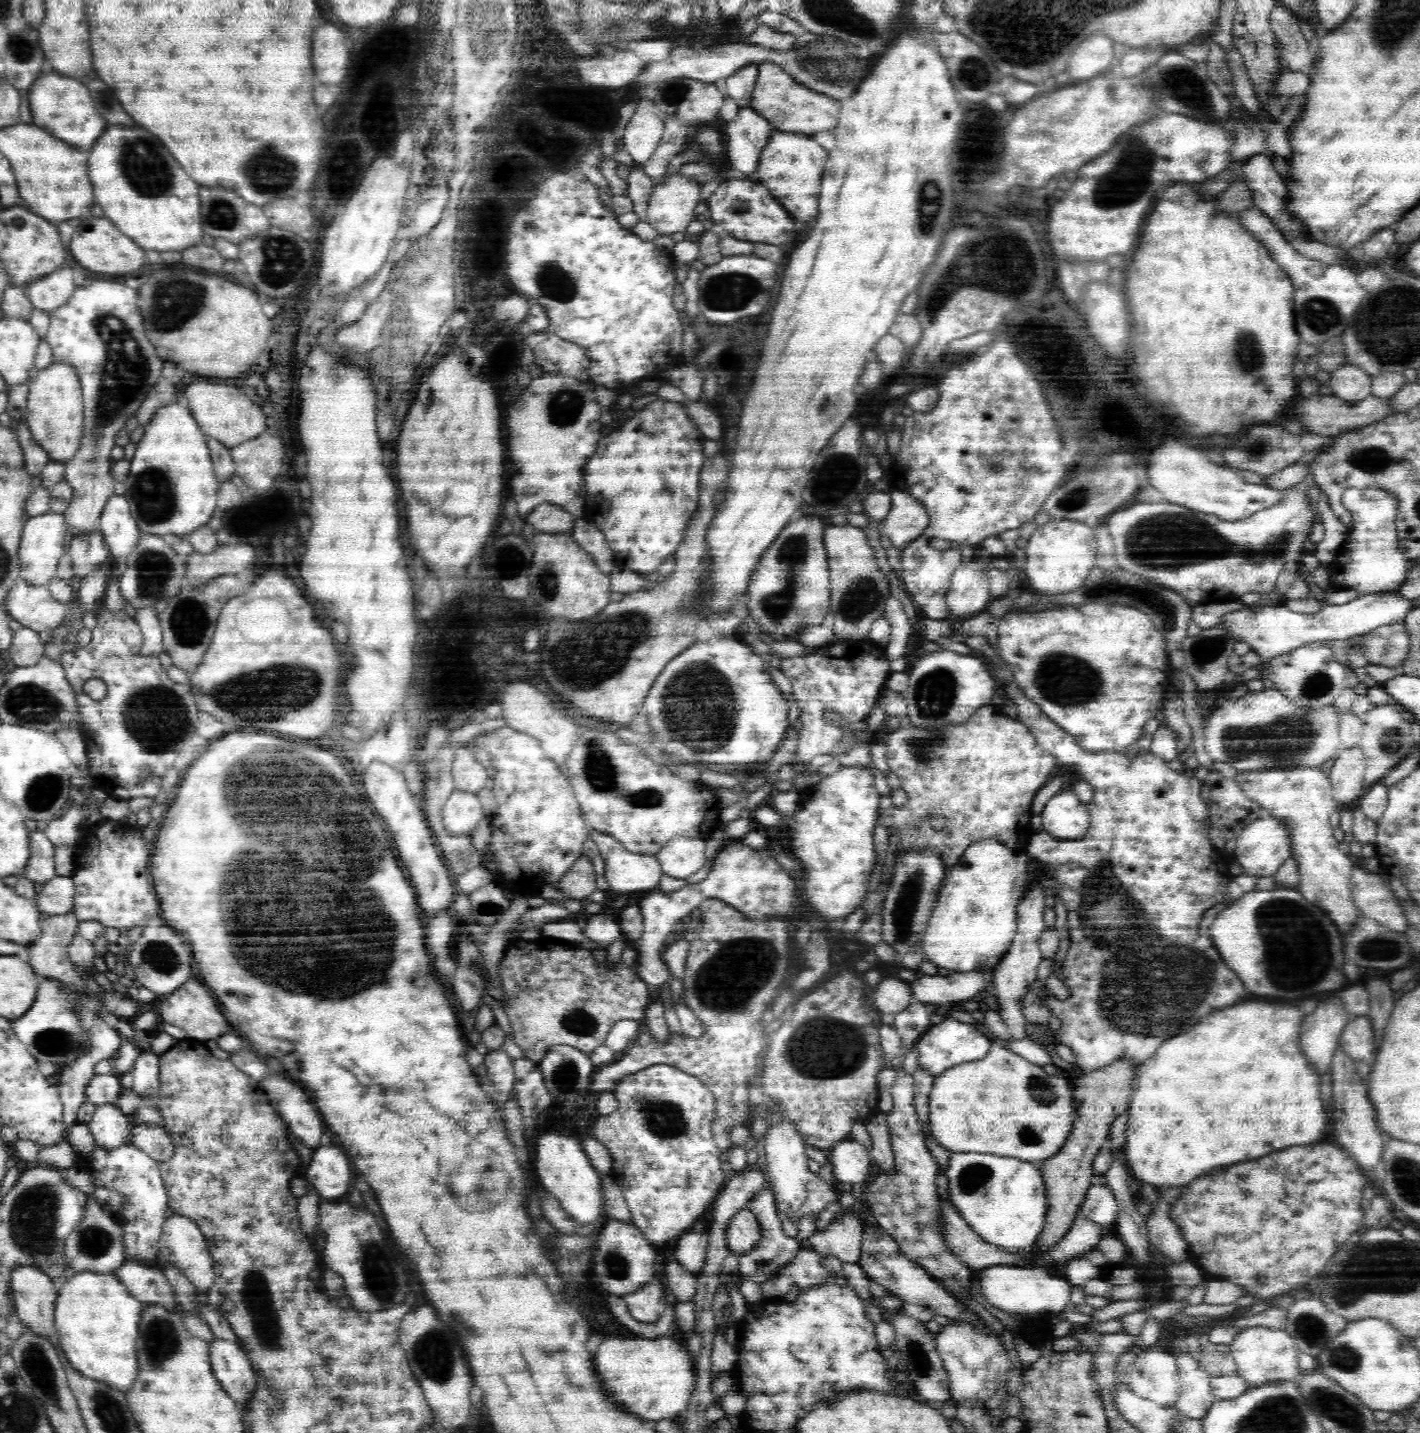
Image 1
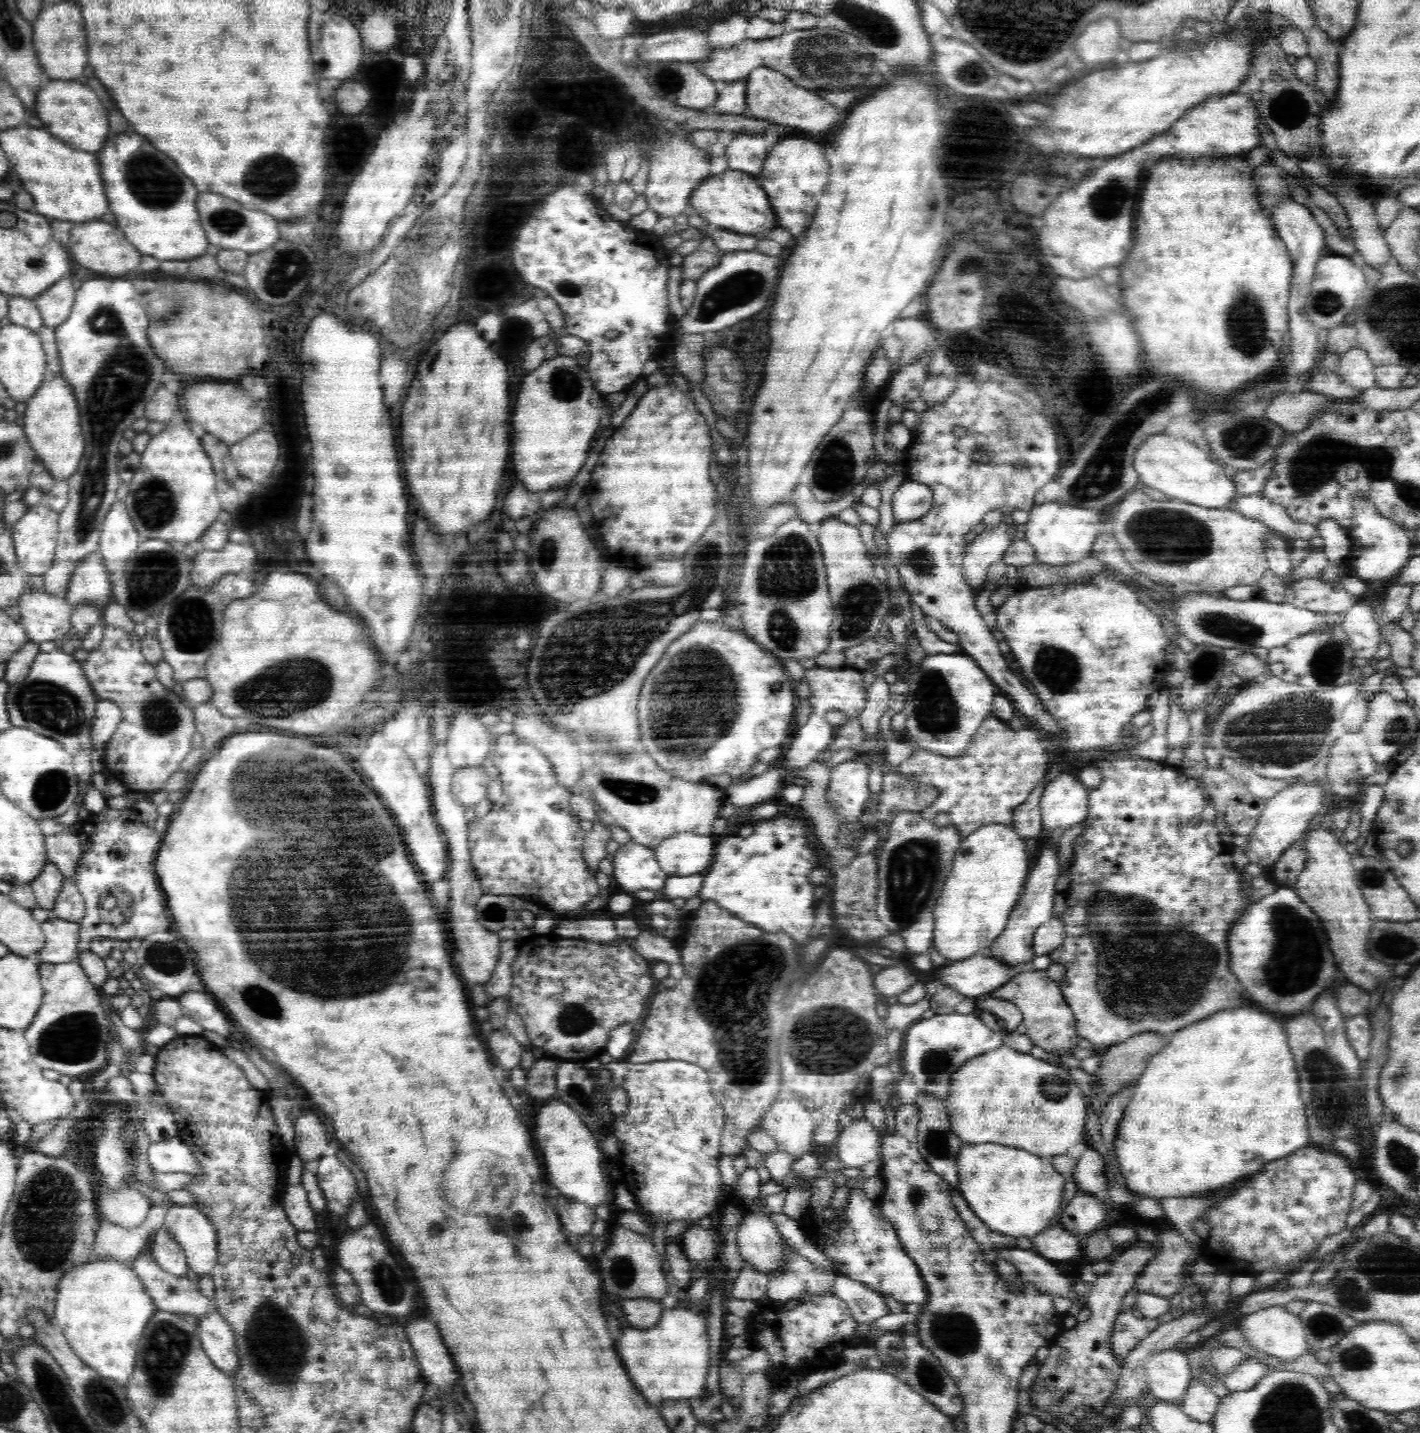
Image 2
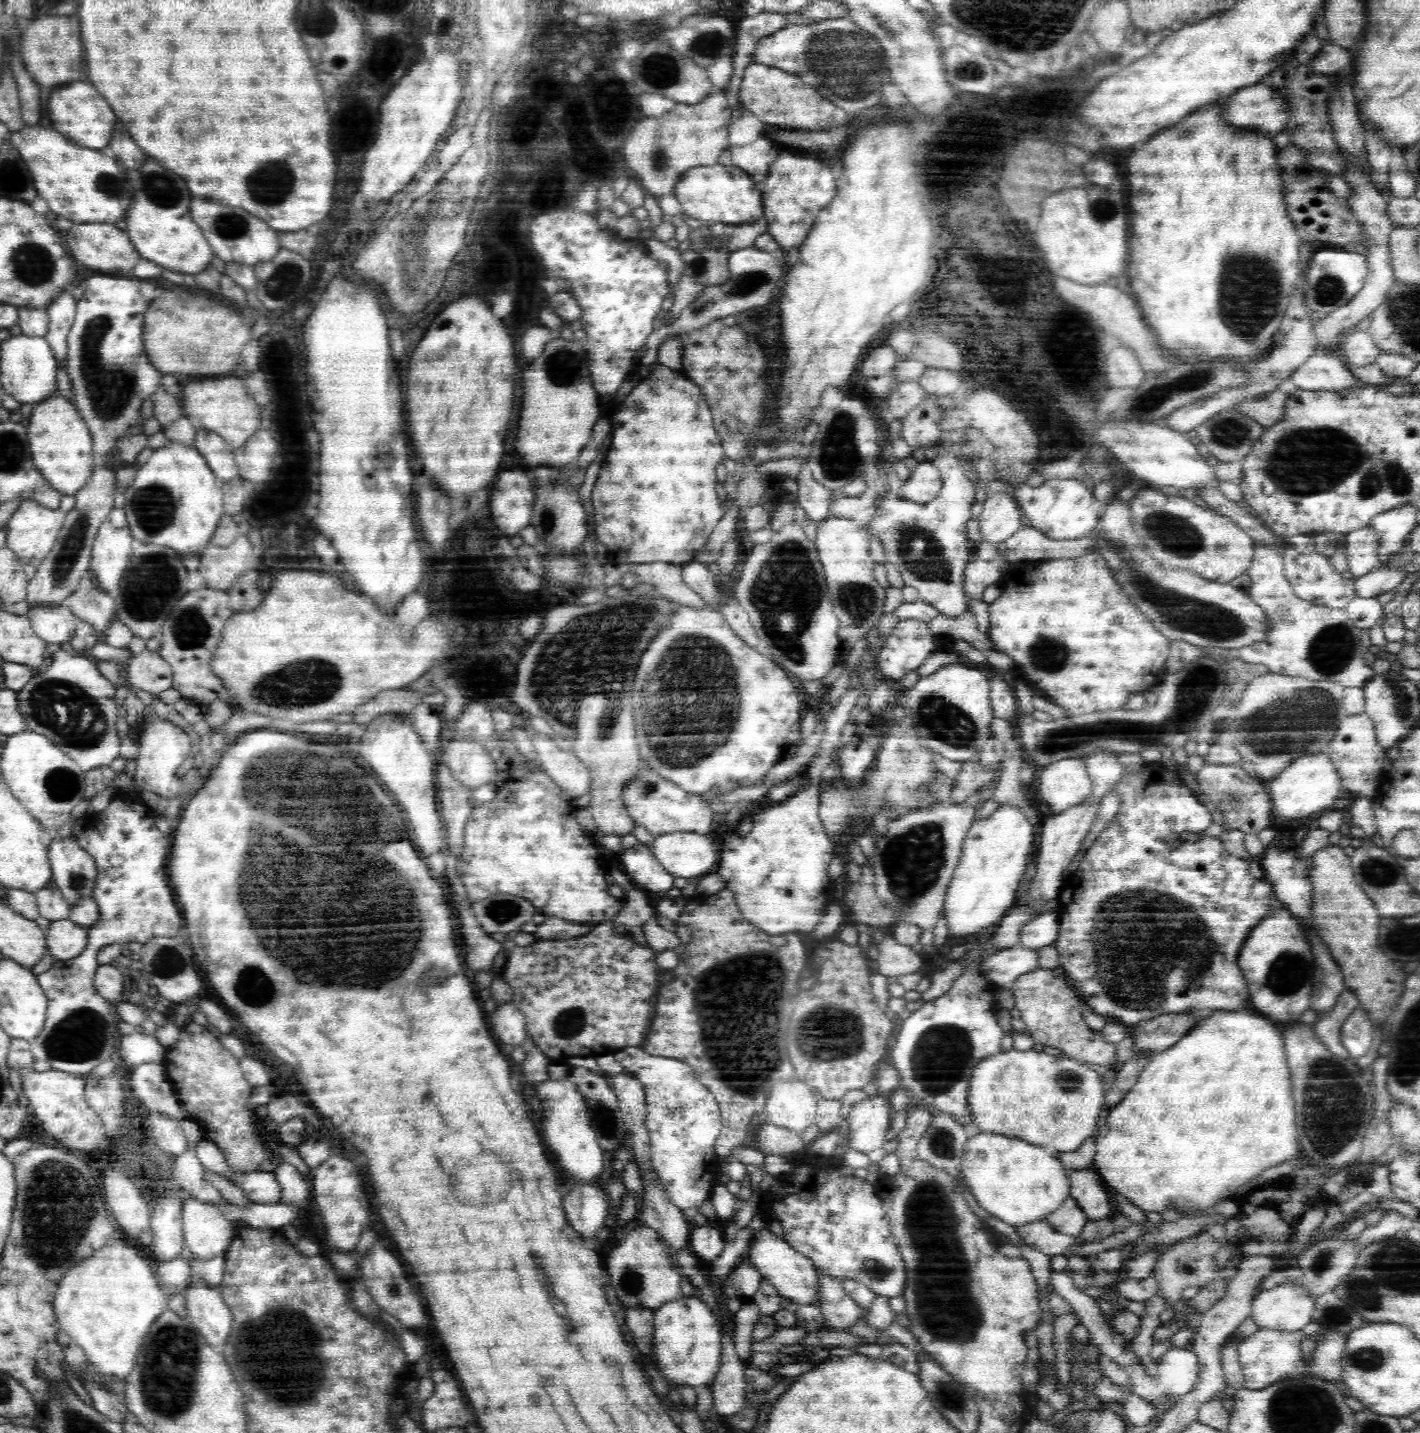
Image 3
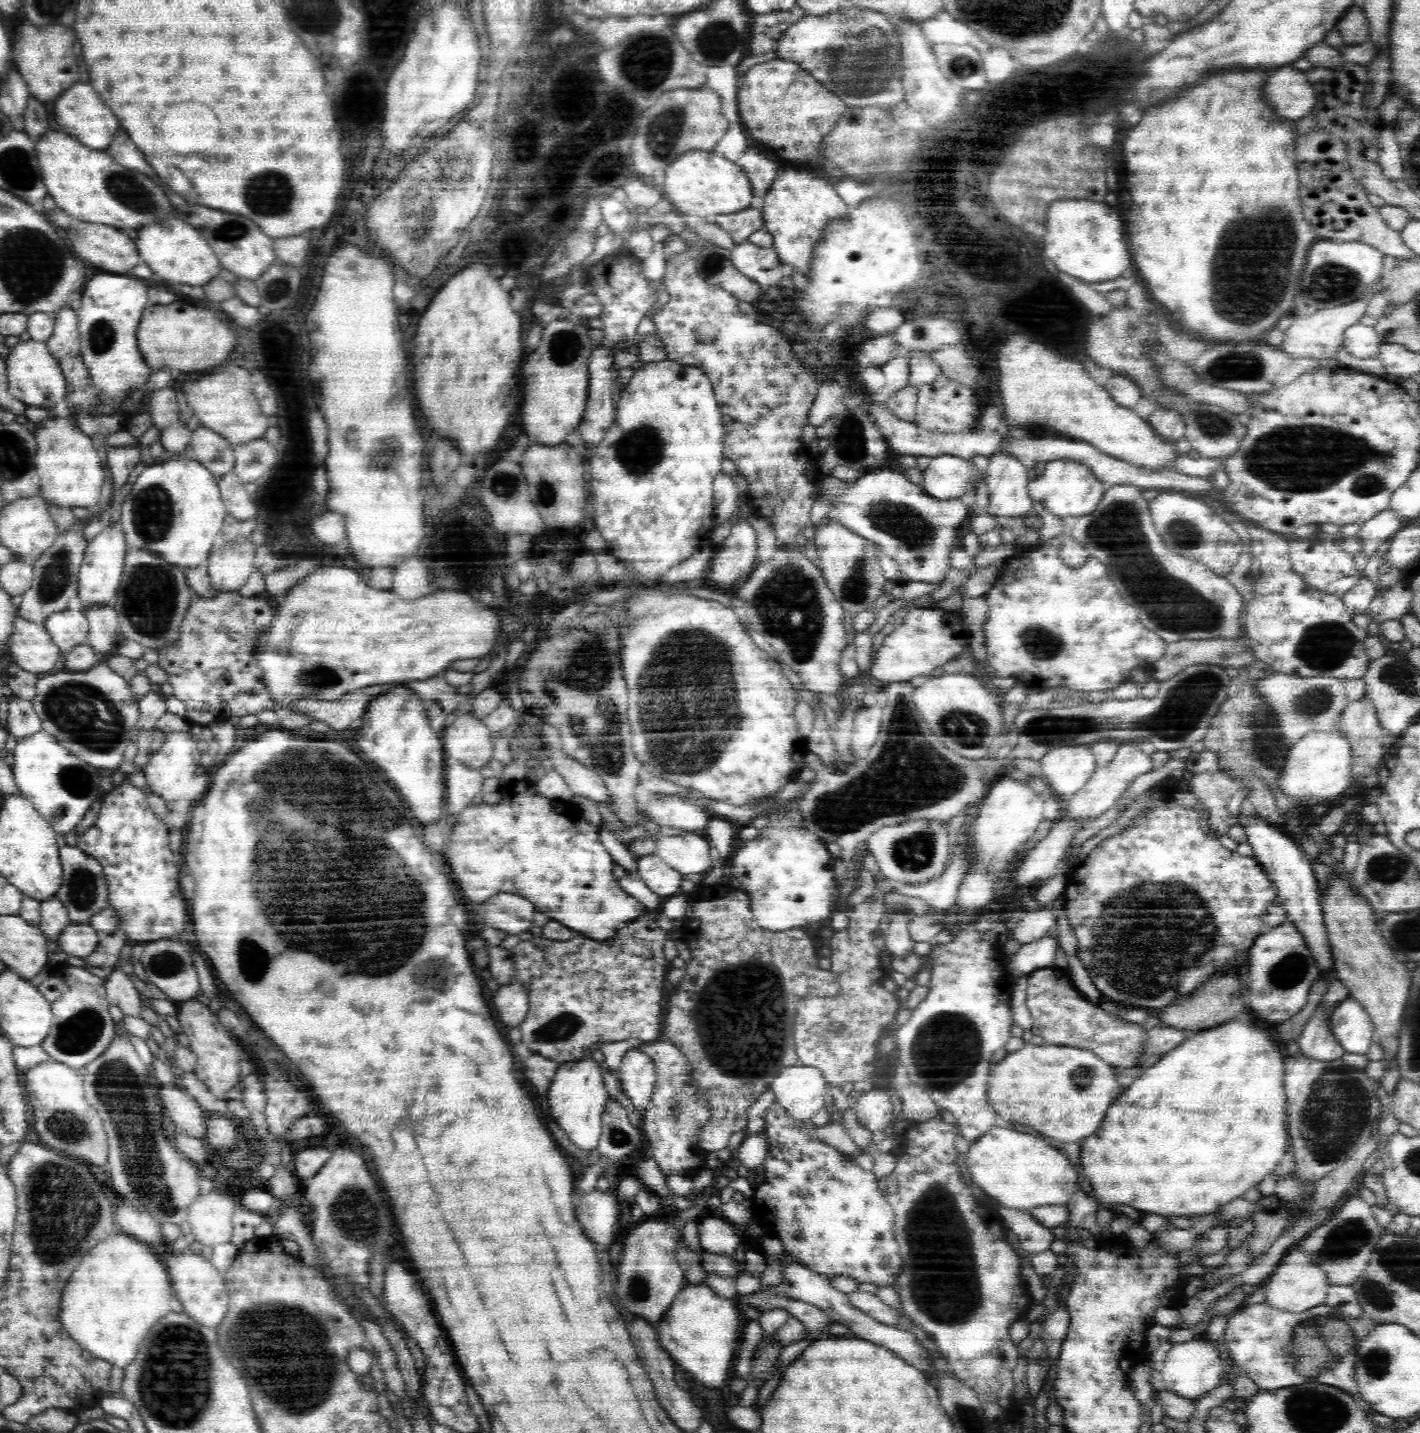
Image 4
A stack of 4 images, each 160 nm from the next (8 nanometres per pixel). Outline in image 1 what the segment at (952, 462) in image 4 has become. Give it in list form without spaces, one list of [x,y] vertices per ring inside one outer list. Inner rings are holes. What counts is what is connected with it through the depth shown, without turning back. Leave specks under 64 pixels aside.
[[[891,490],[889,514],[882,521],[882,529],[892,546],[902,552],[926,531],[930,518],[919,500],[909,492]]]

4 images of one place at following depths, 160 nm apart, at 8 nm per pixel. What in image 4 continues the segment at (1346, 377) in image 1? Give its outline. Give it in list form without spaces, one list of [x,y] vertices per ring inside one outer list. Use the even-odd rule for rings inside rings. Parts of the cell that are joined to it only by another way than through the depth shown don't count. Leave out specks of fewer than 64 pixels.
[[[1352,324],[1344,333],[1344,348],[1356,358],[1374,358],[1377,356],[1381,340],[1375,329],[1364,324]]]

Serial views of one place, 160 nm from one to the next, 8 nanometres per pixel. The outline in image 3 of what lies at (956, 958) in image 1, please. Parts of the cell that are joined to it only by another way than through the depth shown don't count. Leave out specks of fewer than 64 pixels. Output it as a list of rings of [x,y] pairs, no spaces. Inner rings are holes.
[[[1000,804],[999,809],[987,818],[975,820],[971,824],[961,848],[960,860],[948,883],[943,902],[943,916],[945,916],[952,940],[965,942],[970,938],[970,934],[971,936],[980,936],[982,932],[986,932],[986,928],[999,924],[1004,915],[1015,906],[1016,892],[1021,890],[1024,882],[1022,876],[1024,876],[1028,864],[1032,842],[1036,842],[1034,836],[1038,838],[1032,824],[1022,813],[1021,808],[1014,805]]]

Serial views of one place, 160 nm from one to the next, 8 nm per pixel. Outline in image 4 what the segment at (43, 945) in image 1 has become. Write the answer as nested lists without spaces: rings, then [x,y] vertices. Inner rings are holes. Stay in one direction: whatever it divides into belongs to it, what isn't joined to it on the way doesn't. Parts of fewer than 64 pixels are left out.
[[[70,922],[66,928],[62,929],[56,942],[68,955],[84,958],[95,950],[99,943],[98,930],[92,928],[89,924],[75,925]]]

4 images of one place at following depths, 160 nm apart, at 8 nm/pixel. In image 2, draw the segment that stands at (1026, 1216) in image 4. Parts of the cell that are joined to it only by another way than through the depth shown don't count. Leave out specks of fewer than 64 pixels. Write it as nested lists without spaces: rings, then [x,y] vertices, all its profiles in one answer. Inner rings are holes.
[[[1060,1224],[1047,1227],[1036,1236],[1032,1236],[1034,1252],[1052,1262],[1068,1261],[1074,1263],[1083,1252],[1084,1238],[1070,1233]]]

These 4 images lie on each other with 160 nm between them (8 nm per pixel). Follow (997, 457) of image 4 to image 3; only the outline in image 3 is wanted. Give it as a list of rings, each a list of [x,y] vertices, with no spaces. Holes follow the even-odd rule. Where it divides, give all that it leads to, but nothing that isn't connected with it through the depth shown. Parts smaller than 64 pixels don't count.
[[[990,493],[979,517],[982,538],[973,545],[976,547],[980,543],[990,543],[1002,546],[1021,530],[1022,515],[1018,502],[1014,502],[1008,493]]]

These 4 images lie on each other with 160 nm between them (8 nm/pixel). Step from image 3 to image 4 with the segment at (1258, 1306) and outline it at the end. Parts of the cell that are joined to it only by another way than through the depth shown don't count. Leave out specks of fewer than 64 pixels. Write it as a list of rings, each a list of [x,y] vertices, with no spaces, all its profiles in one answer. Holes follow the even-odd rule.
[[[1298,1245],[1297,1249],[1283,1256],[1274,1272],[1267,1279],[1265,1303],[1268,1306],[1273,1306],[1276,1310],[1306,1312],[1326,1300],[1330,1286],[1327,1280],[1326,1273],[1322,1272],[1319,1265]]]

